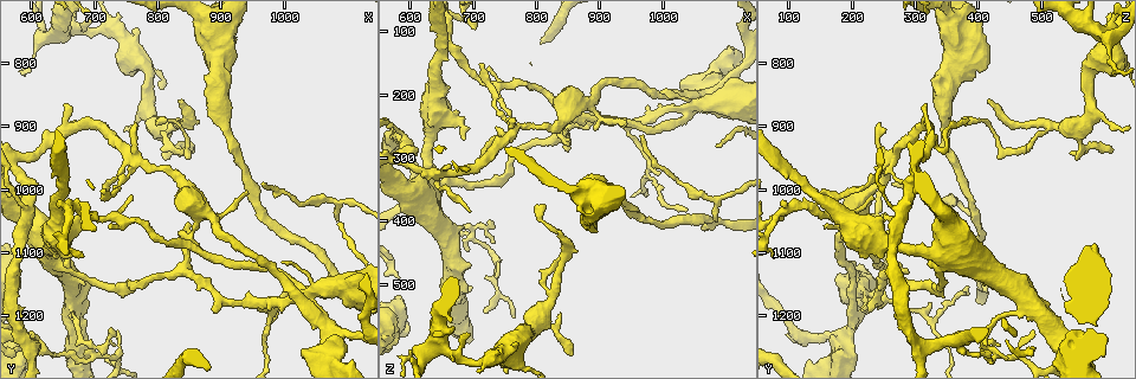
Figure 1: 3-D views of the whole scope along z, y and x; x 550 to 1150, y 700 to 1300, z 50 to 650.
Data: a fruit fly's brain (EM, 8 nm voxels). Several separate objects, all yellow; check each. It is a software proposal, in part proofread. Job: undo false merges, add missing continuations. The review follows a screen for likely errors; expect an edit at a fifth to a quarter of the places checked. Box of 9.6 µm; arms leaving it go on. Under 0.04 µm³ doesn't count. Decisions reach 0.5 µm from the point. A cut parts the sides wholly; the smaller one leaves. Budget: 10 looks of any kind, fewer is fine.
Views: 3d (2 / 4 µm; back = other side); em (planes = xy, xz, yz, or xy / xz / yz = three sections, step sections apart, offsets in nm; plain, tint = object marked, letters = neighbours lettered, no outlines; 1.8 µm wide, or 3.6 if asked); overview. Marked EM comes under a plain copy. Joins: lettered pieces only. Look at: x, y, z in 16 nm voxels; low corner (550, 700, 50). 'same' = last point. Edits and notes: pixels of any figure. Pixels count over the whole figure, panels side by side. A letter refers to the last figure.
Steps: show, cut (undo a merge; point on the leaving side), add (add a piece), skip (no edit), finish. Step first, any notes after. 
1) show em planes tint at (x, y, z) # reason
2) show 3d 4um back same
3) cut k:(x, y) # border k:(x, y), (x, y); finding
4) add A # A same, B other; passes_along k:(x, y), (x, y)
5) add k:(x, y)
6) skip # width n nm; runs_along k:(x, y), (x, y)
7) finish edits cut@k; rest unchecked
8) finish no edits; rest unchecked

show 3d 2um at (1070, 1165, 415) # an open end

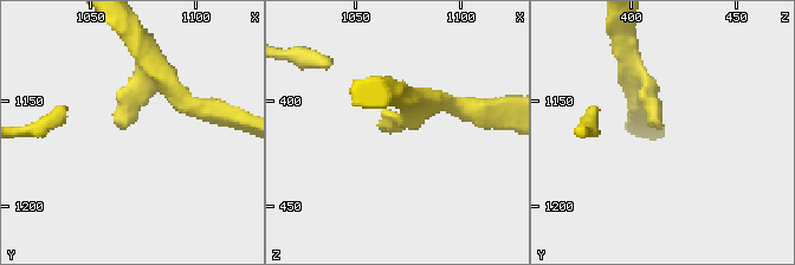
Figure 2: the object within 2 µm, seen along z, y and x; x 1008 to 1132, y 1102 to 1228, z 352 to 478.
show em planes letters at (1065, 1164, 414) # now the EM

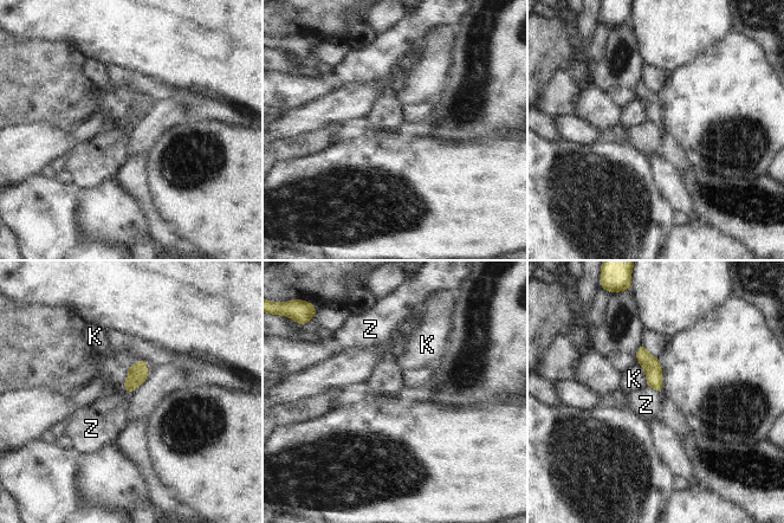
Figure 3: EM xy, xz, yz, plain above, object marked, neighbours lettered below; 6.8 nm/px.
skip # K other, Z other; border 3:(647, 385), (660, 393); none of them fits

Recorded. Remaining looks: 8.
show em xy step 4 tint at (800, 965, 250) # thin neck

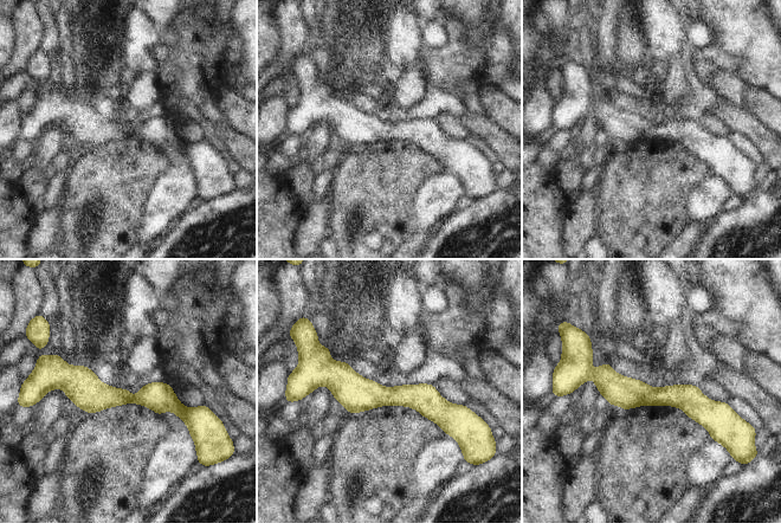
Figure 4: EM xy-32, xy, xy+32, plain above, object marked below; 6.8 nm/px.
show em planes tint same # another direction

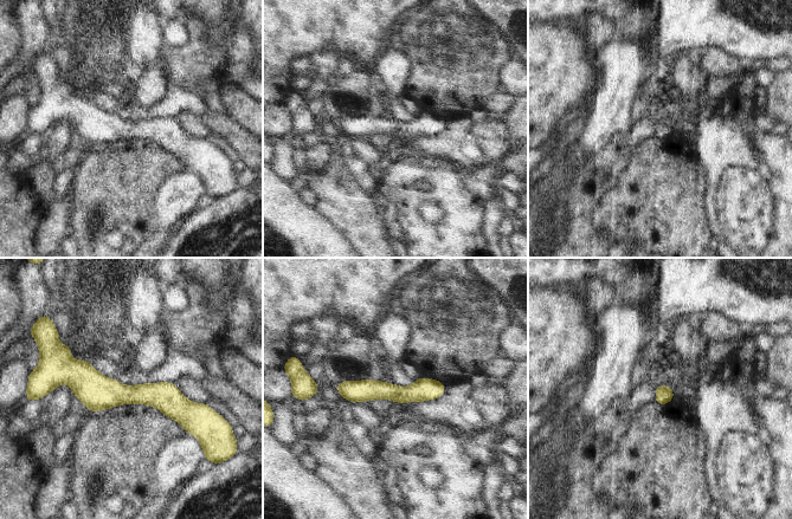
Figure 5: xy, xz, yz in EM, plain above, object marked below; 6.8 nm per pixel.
show em planes letters same

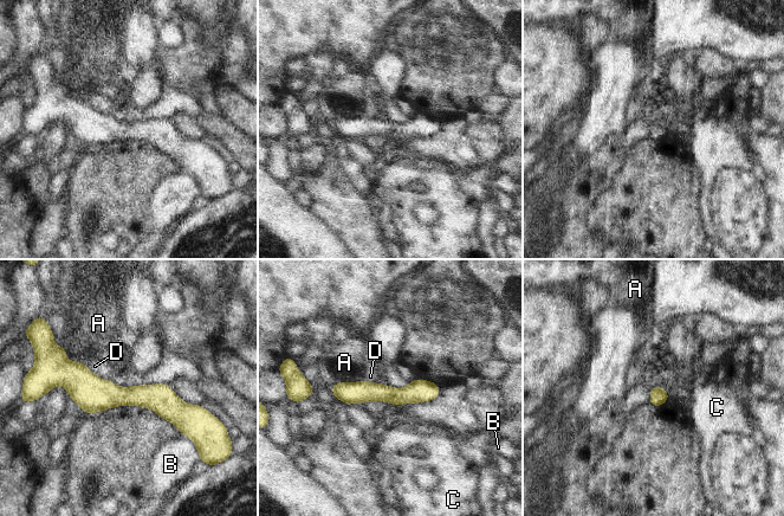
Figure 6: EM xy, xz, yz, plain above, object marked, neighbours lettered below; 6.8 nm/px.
skip # longest_contact A 220 nm; A other, B other, C other, D other; one neuron here

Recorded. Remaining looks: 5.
show em planes letters at (635, 1115, 345) # thick turns thin

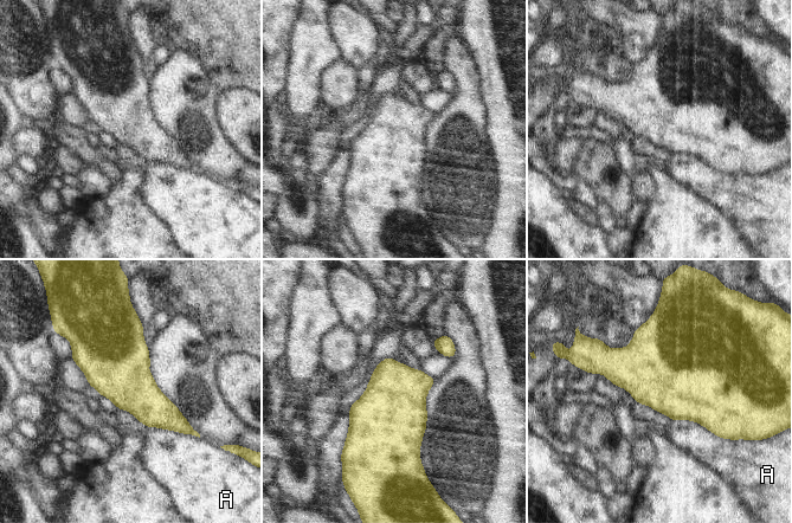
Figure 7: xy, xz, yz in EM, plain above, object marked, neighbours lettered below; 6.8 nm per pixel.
skip # longest_contact A 400 nm; A other; border 7:(671, 420), (695, 420), (727, 439); continuous, no second neuron

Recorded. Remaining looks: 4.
show 3d 2um at (815, 910, 505) # sudden change in width

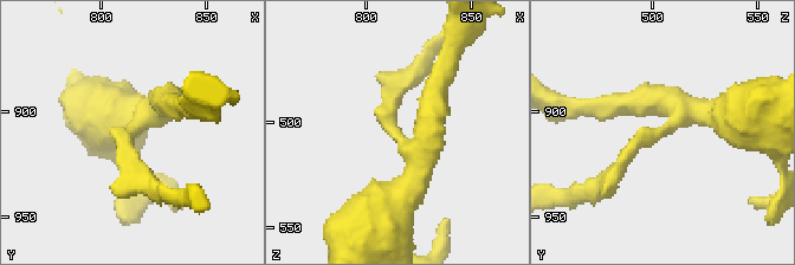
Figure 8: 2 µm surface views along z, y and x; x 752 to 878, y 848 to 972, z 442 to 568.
show em xz step 8 tint at (815, 907, 508)

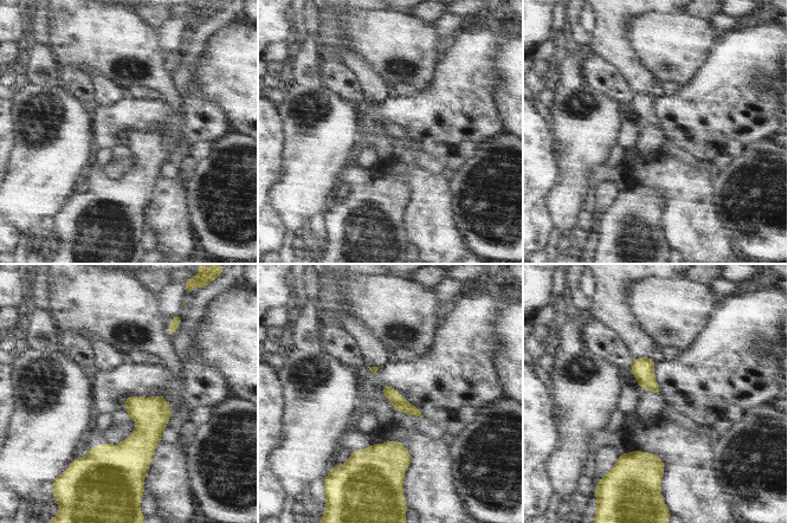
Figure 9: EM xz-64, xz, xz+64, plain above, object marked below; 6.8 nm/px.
show em planes letters same # cut it another way

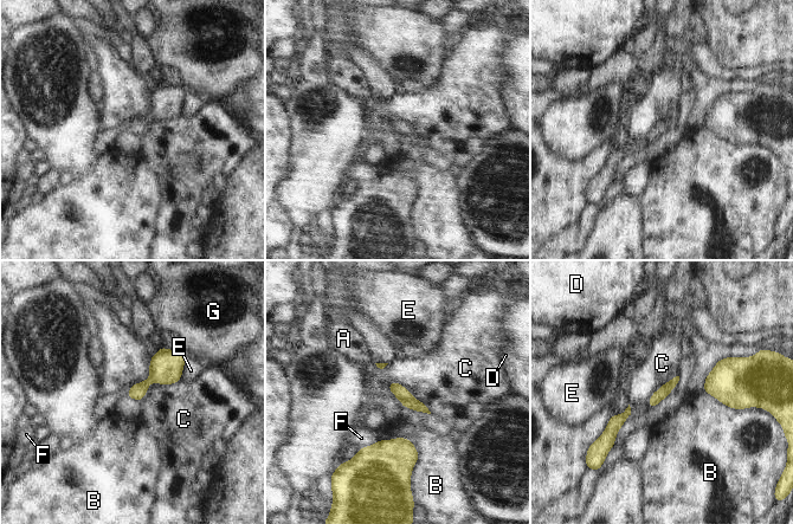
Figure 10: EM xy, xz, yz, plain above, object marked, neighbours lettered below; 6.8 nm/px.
add F # width 80 nm; A other, B other, C other, D other, E other, F same, G other; passes_along 10:(375, 482), (369, 446), (361, 438); the neuron continues

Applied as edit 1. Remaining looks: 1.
finish edits add@10; rest unchecked

